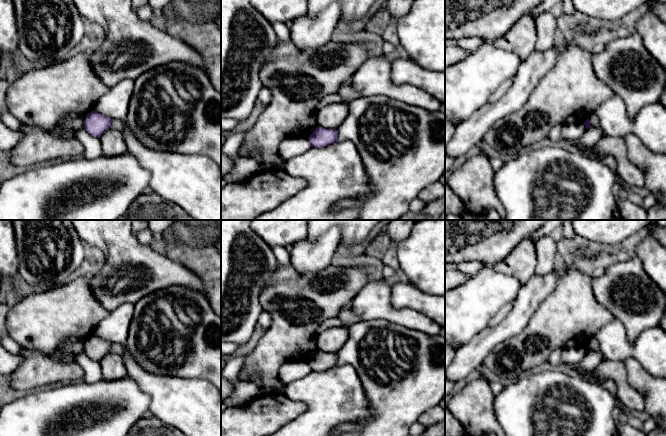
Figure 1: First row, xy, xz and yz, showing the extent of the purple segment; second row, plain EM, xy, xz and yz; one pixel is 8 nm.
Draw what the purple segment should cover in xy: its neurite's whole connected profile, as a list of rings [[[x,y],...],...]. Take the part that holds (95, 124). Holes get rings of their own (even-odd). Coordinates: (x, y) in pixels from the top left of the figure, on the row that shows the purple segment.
[[[95,111],[85,117],[84,128],[92,136],[100,138],[109,129],[112,119]]]

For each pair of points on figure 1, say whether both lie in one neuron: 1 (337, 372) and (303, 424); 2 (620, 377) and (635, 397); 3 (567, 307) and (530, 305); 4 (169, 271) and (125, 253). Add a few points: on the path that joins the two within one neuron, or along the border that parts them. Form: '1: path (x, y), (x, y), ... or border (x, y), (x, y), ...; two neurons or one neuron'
1: path (337, 385), (337, 390), (316, 411); one neuron
2: path (621, 382), (630, 392); one neuron
3: border (555, 288), (541, 302), (526, 325); two neurons
4: path (158, 271), (155, 271), (141, 260), (136, 260); one neuron

